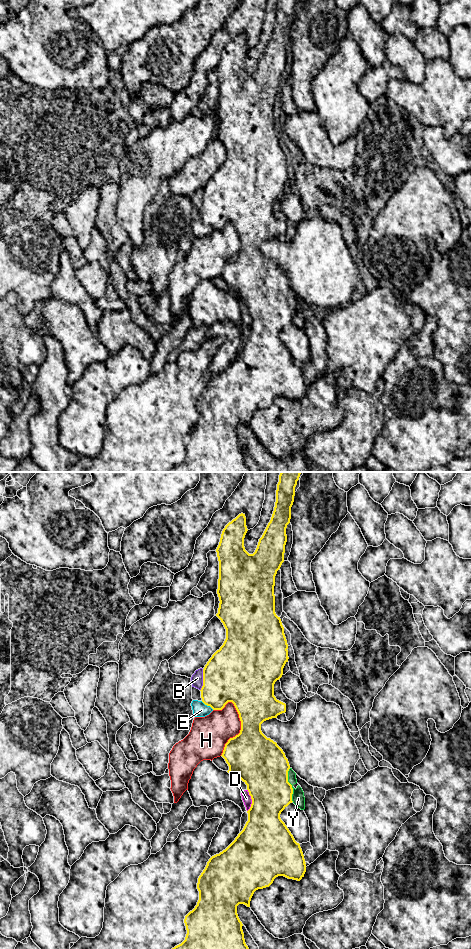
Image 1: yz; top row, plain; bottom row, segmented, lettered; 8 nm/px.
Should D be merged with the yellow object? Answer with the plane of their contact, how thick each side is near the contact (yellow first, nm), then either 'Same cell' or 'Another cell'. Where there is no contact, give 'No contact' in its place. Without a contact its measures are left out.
Touches yellow in yz. Thickness 360 nm (yellow) against 70 nm. Another cell

